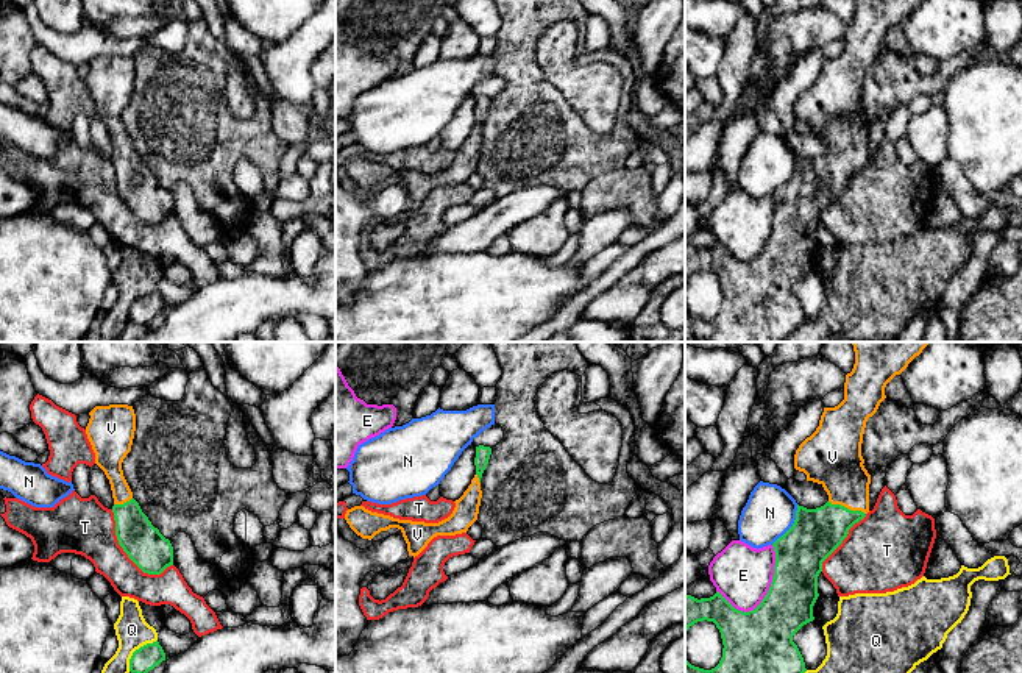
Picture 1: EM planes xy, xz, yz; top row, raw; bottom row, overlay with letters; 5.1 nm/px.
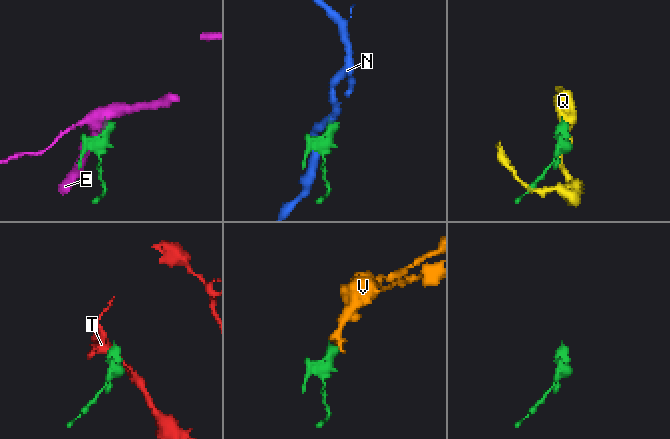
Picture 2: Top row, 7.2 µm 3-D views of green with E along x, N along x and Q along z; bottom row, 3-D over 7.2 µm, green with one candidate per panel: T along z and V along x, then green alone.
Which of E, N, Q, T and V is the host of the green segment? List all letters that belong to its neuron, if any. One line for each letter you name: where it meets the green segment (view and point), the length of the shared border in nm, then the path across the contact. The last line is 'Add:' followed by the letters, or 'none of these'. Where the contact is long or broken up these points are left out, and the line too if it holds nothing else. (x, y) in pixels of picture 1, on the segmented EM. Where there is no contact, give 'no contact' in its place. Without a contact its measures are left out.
V: contact yz (846, 508); length 200 nm; way yz (815, 534), (846, 508), (846, 480), (835, 461)
Add: V

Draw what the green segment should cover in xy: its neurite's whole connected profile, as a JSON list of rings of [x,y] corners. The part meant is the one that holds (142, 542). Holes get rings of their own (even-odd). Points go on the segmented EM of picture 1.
[[[128,404],[95,406],[89,415],[86,434],[95,464],[111,484],[119,545],[144,573],[161,575],[173,565],[173,547],[142,512],[122,470],[134,439],[134,409]]]

